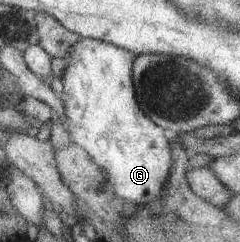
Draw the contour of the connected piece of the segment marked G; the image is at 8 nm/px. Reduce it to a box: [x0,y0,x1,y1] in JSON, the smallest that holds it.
[59,37,172,207]

